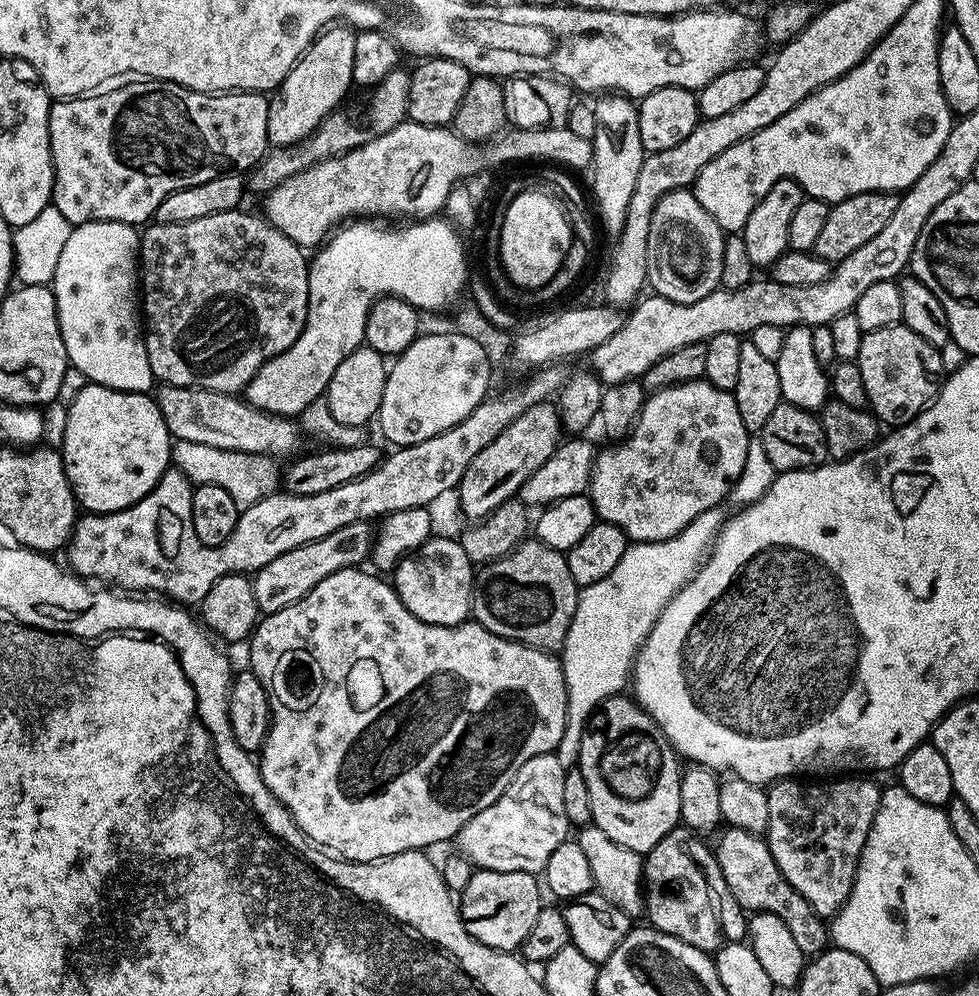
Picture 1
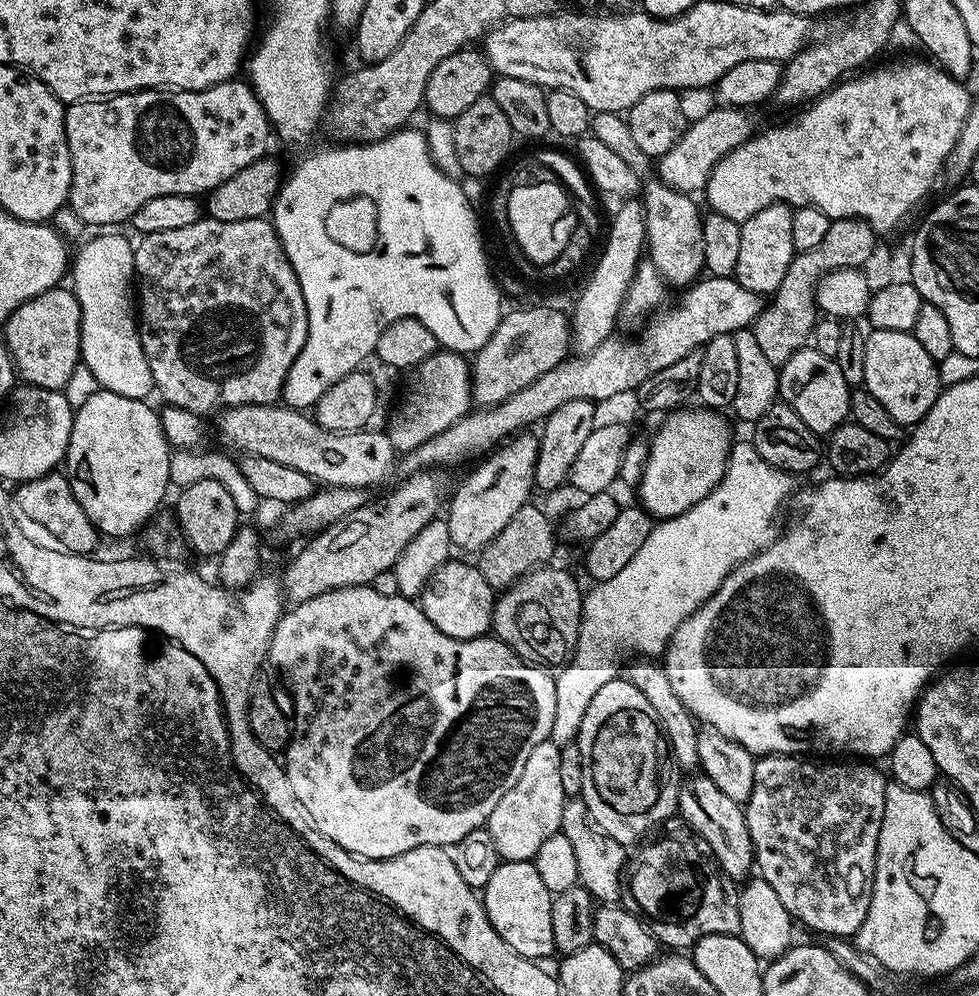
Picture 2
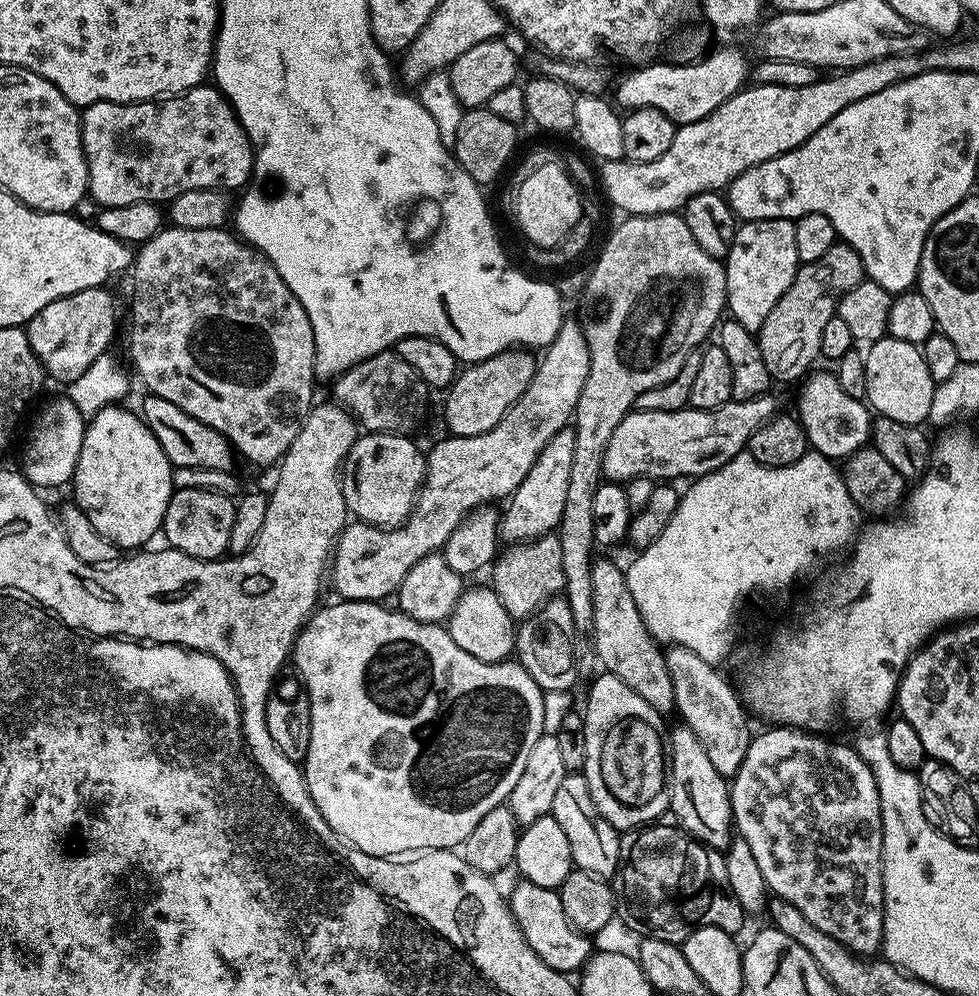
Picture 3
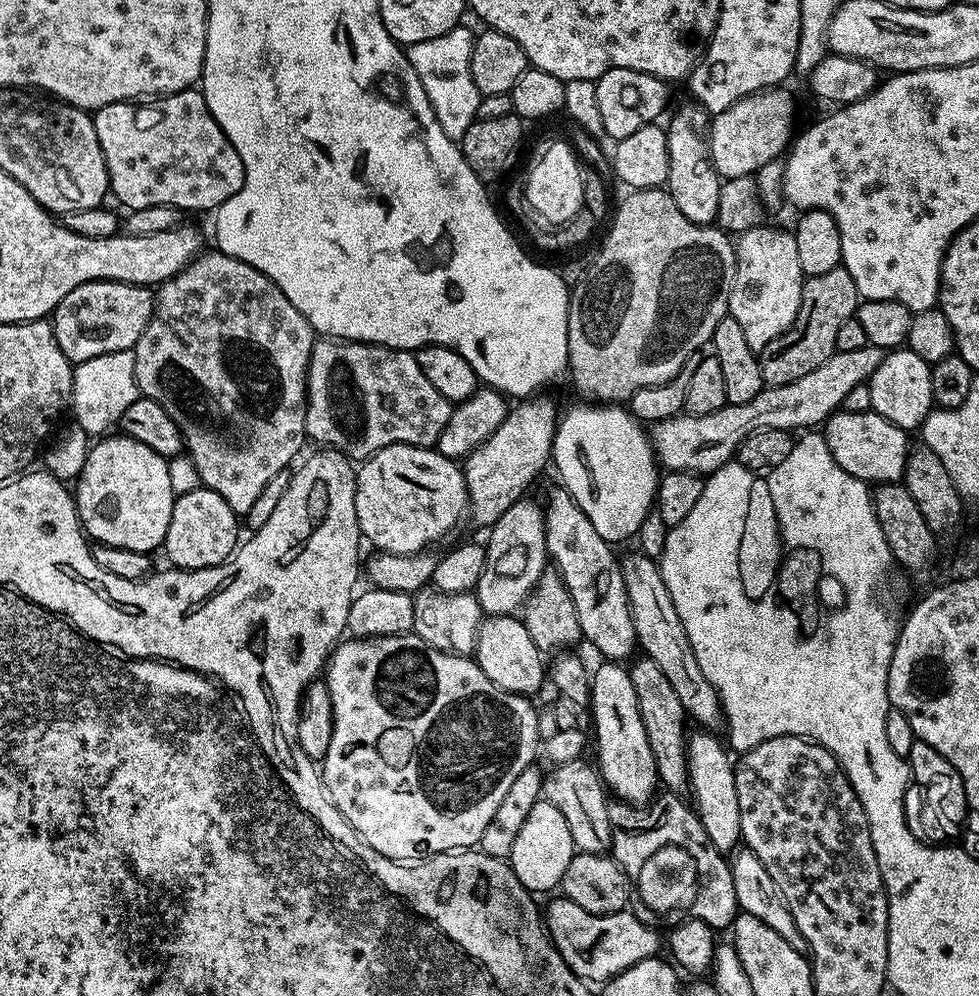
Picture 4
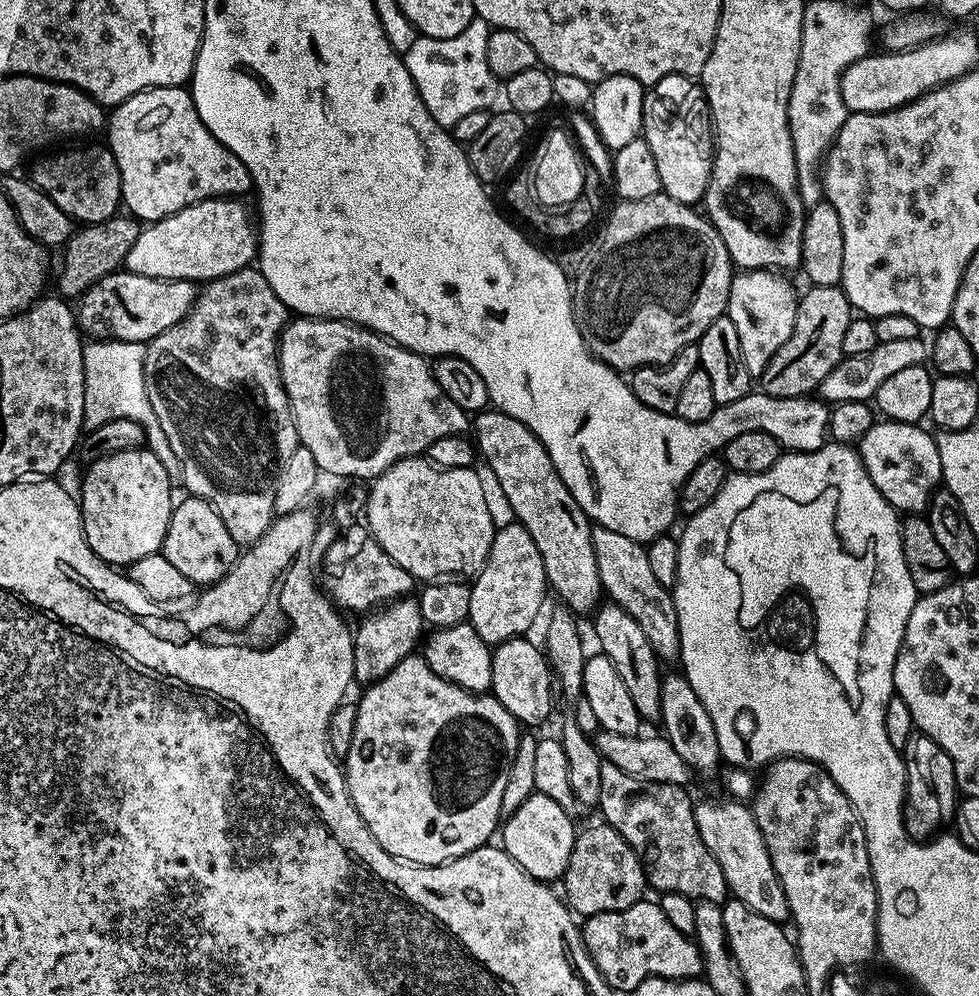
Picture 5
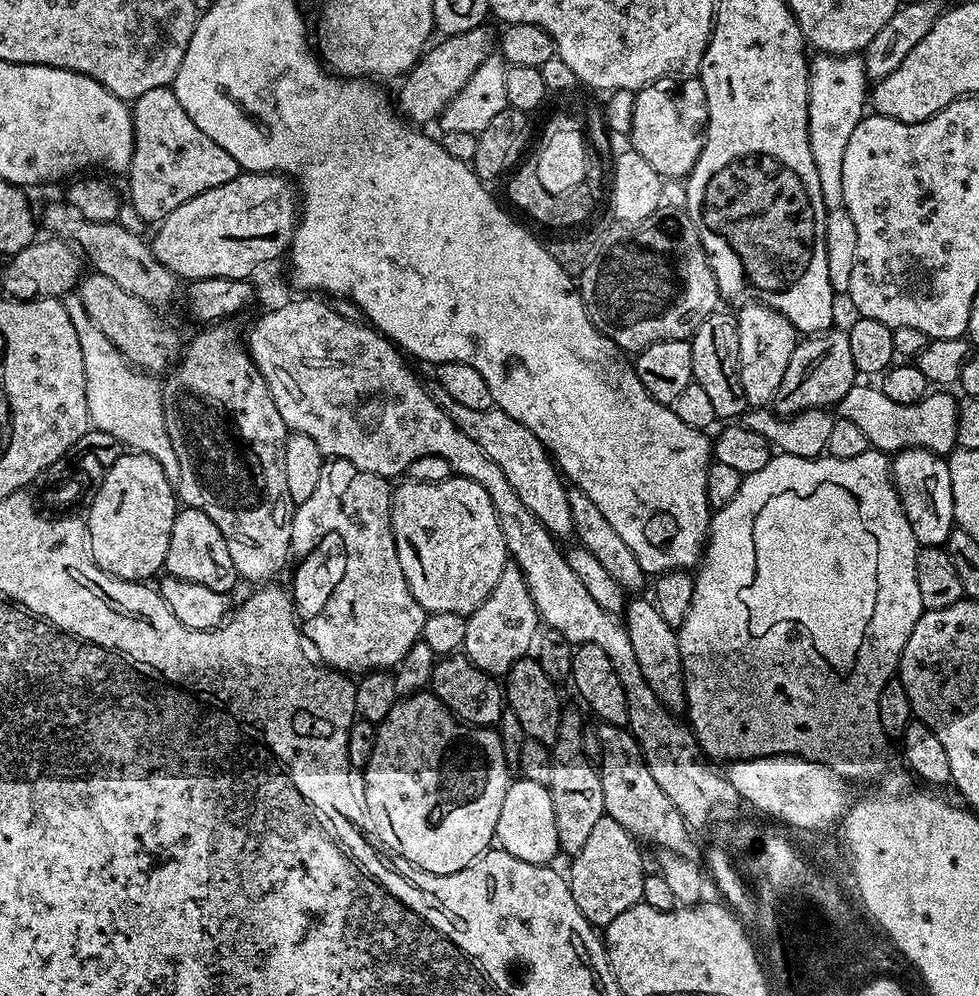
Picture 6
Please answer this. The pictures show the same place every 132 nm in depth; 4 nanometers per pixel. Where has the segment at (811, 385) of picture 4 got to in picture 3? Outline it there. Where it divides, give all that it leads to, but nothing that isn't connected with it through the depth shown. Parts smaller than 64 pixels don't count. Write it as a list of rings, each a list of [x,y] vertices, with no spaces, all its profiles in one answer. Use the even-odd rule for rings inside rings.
[[[772,394],[723,404],[714,410],[702,410],[691,406],[673,412],[633,410],[626,418],[622,418],[622,422],[618,422],[618,430],[610,434],[610,442],[604,451],[603,475],[612,482],[627,482],[635,476],[649,476],[651,480],[657,482],[676,482],[679,481],[679,476],[688,476],[687,478],[705,476],[707,472],[726,466],[730,458],[745,451],[748,439],[754,434],[754,430],[758,430],[758,426],[771,420],[777,412],[776,400]]]

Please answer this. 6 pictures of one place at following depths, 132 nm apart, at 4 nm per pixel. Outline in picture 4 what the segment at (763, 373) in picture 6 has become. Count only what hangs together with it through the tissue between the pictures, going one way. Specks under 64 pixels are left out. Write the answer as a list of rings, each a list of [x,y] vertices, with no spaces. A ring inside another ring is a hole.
[[[763,226],[739,233],[734,244],[736,269],[728,315],[742,326],[750,350],[759,353],[794,322],[802,302],[805,274],[798,262],[798,242],[791,231]]]

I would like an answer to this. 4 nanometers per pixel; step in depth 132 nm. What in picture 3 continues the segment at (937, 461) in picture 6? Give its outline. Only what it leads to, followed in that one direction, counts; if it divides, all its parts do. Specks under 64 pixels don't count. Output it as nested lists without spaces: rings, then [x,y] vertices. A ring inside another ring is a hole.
[[[831,371],[815,372],[803,381],[798,419],[808,435],[811,451],[820,452],[827,460],[840,462],[869,443],[874,416],[864,400],[850,398],[850,394],[842,390],[838,378]]]

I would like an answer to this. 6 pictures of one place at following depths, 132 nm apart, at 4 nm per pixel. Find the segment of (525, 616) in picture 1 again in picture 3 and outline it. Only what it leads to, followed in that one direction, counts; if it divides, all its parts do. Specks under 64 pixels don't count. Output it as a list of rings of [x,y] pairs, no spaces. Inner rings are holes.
[[[553,598],[516,628],[515,655],[518,663],[530,674],[530,678],[534,678],[534,682],[538,682],[538,686],[545,693],[564,692],[576,684],[577,639],[574,618],[570,618],[567,599]]]

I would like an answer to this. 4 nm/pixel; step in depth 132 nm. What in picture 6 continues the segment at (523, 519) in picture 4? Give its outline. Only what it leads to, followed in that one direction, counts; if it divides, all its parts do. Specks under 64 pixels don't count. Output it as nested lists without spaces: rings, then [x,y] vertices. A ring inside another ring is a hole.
[[[509,562],[498,578],[498,586],[490,590],[490,598],[486,598],[486,602],[466,619],[463,655],[478,670],[497,678],[507,677],[514,662],[525,659],[533,651],[541,624],[522,570],[516,563]]]

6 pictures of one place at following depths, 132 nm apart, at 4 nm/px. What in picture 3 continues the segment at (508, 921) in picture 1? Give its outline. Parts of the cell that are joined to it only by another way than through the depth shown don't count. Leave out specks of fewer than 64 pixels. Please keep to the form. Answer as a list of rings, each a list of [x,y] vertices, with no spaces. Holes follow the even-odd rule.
[[[521,879],[519,883],[513,886],[512,896],[510,892],[507,897],[508,906],[526,942],[530,942],[534,954],[538,954],[538,958],[542,958],[546,966],[565,974],[583,969],[588,957],[593,955],[594,947],[592,948],[591,942],[588,941],[591,939],[585,933],[579,932],[566,918],[559,891],[546,886],[534,886],[534,882],[526,879]]]

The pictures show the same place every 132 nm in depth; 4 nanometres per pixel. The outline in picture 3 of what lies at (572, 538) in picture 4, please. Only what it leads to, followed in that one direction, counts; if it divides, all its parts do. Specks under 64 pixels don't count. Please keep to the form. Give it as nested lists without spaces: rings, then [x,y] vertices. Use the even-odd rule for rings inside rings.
[[[597,559],[592,566],[594,578],[594,626],[590,633],[593,649],[599,667],[609,676],[617,676],[642,702],[650,702],[654,711],[661,714],[670,713],[675,709],[674,682],[670,682],[670,670],[666,670],[665,649],[646,630],[646,622],[642,622],[642,614],[638,614],[638,606],[634,602],[634,594],[630,594],[628,578],[623,567],[619,568],[612,560]]]

